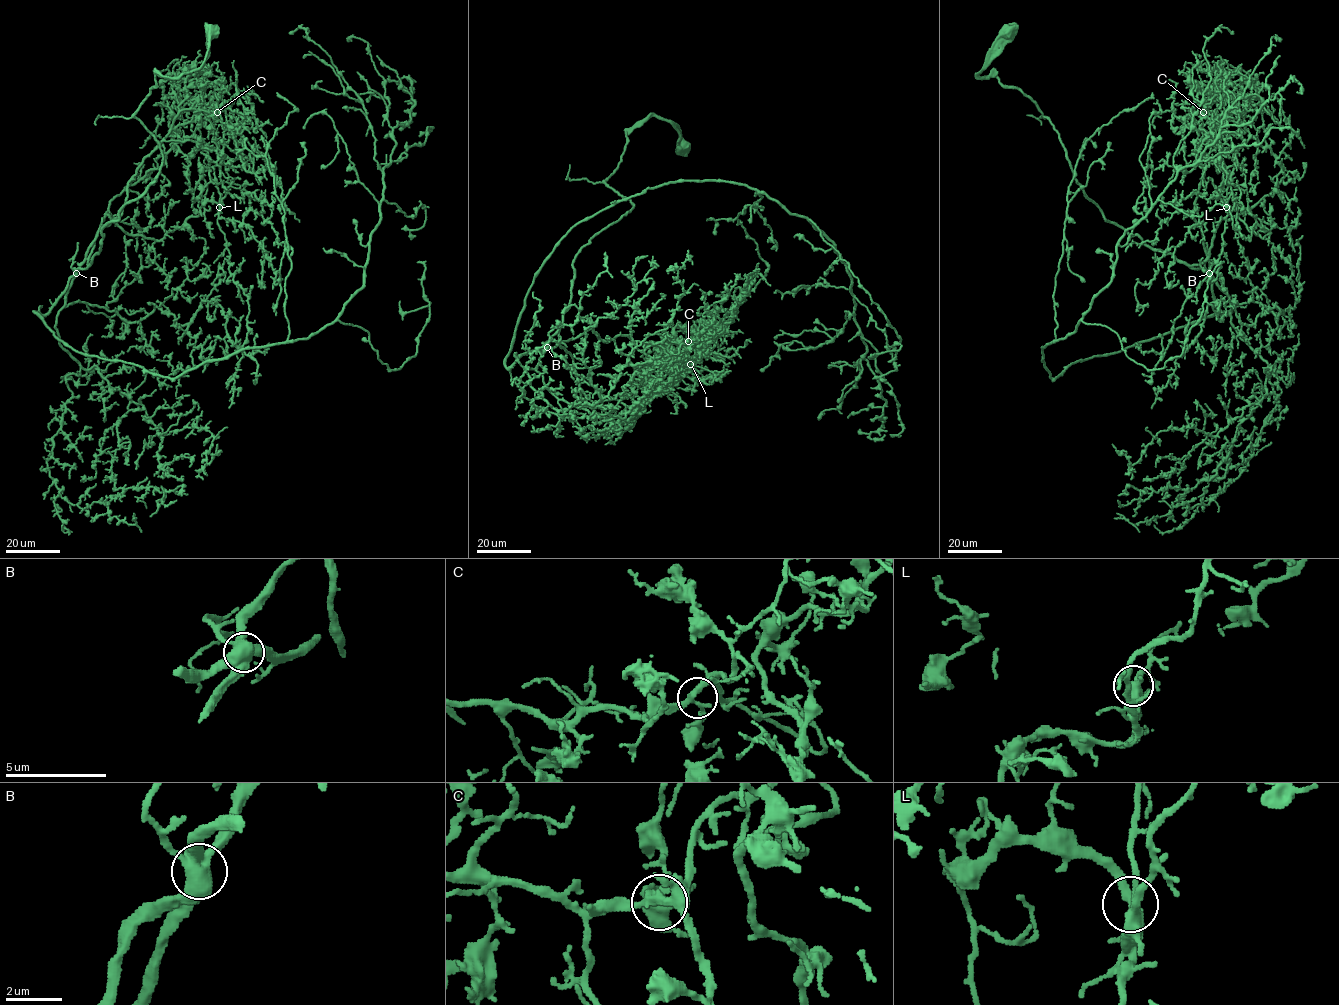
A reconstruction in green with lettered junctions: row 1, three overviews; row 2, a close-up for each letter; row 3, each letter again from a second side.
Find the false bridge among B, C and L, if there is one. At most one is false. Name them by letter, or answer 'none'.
B

